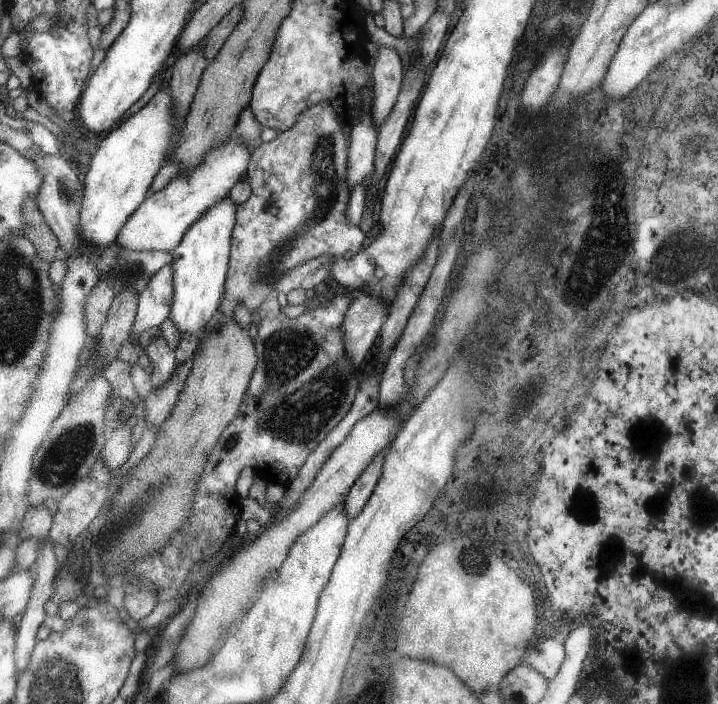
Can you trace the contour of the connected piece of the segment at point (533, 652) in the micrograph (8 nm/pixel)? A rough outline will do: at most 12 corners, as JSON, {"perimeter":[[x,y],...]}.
{"perimeter":[[556,638],[530,647],[523,664],[549,682],[566,658],[564,644]]}

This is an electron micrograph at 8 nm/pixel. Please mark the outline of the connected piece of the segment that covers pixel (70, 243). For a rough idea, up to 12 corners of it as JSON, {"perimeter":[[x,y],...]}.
{"perimeter":[[46,154],[39,210],[67,257],[80,252],[83,177]]}

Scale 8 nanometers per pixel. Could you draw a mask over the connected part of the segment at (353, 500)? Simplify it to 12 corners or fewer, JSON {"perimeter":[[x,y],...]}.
{"perimeter":[[388,446],[381,449],[354,482],[345,509],[354,519],[380,481]]}

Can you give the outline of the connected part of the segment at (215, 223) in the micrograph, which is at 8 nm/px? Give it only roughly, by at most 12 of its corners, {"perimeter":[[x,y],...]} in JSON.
{"perimeter":[[228,196],[171,252],[168,319],[198,337],[223,301],[238,206]]}

